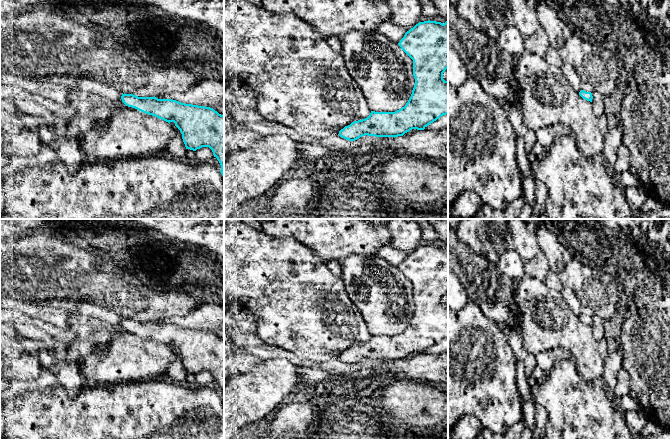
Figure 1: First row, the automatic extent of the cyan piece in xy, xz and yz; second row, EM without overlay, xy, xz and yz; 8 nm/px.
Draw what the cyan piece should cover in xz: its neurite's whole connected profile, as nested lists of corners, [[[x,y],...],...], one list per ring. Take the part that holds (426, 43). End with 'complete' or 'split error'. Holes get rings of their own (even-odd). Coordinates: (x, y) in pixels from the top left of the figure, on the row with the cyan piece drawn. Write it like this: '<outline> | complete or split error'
[[[448,19],[443,24],[436,21],[419,22],[400,40],[398,45],[413,60],[413,76],[415,85],[411,97],[404,107],[395,112],[375,112],[371,111],[370,115],[362,120],[354,121],[339,131],[339,136],[355,141],[362,136],[375,137],[398,137],[412,129],[424,130],[428,125],[439,119],[441,116],[448,114],[448,81],[443,79],[443,73],[448,68]]] | complete

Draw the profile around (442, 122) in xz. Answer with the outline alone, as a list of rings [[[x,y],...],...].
[[[448,114],[441,116],[439,119],[425,127],[424,130],[440,130],[443,128],[448,128]]]

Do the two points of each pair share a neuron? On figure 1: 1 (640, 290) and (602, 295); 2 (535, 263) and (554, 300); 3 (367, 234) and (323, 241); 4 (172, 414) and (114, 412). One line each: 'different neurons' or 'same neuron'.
1: different neurons
2: different neurons
3: same neuron
4: same neuron

